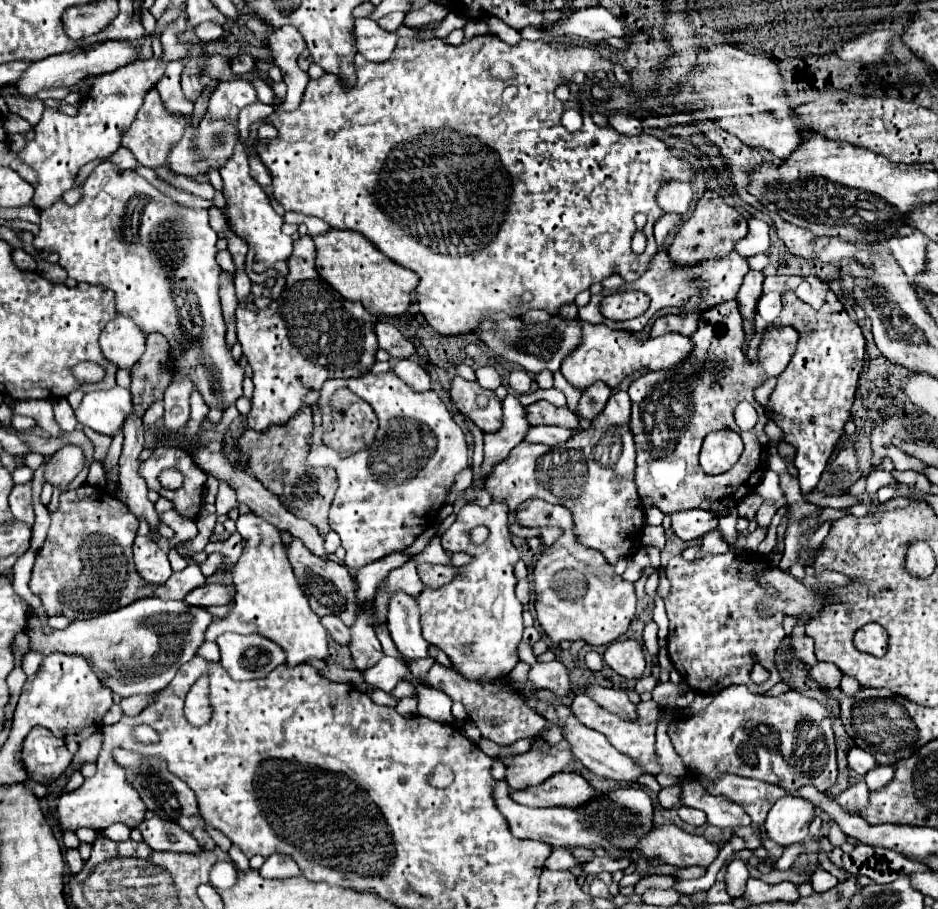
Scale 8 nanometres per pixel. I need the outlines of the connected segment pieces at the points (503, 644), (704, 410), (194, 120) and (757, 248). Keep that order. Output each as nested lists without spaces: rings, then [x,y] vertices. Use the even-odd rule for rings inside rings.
[[[492,500],[490,506],[482,508],[476,504],[468,504],[462,506],[462,510],[458,512],[454,524],[440,536],[442,540],[442,548],[448,552],[468,552],[474,556],[474,560],[464,566],[464,572],[458,574],[452,582],[444,584],[442,588],[424,588],[414,600],[420,606],[420,622],[422,622],[422,636],[428,644],[438,646],[442,652],[446,652],[446,656],[450,658],[450,662],[458,668],[458,672],[462,676],[466,676],[468,680],[496,680],[500,676],[508,676],[508,672],[518,664],[518,644],[522,640],[522,604],[518,602],[518,598],[514,596],[514,586],[516,586],[516,576],[514,576],[514,564],[520,560],[518,550],[514,548],[512,540],[510,540],[510,530],[508,530],[508,508],[504,500]],[[472,526],[488,526],[490,536],[482,546],[474,546],[468,540],[468,530]],[[470,644],[468,650],[464,650],[464,646]]]
[[[730,300],[726,304],[716,304],[714,308],[710,308],[708,312],[702,312],[702,320],[698,324],[698,330],[690,336],[690,340],[696,344],[692,356],[686,360],[686,364],[668,370],[668,372],[660,372],[660,374],[650,374],[650,390],[646,392],[636,392],[636,380],[630,384],[630,388],[634,386],[634,394],[630,394],[632,400],[632,434],[634,434],[634,442],[636,442],[636,486],[638,486],[638,496],[640,500],[650,500],[654,502],[662,512],[680,512],[680,510],[690,510],[690,508],[706,508],[710,512],[714,512],[714,516],[722,516],[728,510],[736,508],[736,504],[742,502],[744,496],[752,494],[760,482],[760,478],[764,476],[762,472],[766,472],[768,464],[766,464],[766,456],[768,456],[768,438],[764,434],[764,426],[768,422],[764,408],[756,402],[754,398],[754,390],[764,384],[770,376],[778,376],[786,364],[790,362],[792,354],[794,354],[794,342],[796,342],[796,334],[792,330],[792,326],[780,329],[770,329],[764,334],[759,345],[759,362],[750,364],[750,360],[744,356],[742,352],[742,344],[744,344],[744,328],[742,328],[742,316],[738,310],[738,302]],[[738,402],[750,402],[756,412],[758,412],[758,424],[744,432],[736,426],[734,422],[734,408]],[[720,428],[730,428],[734,432],[740,434],[742,442],[744,442],[744,452],[740,456],[740,460],[724,474],[716,474],[716,476],[708,476],[702,472],[700,464],[698,464],[698,452],[700,452],[700,444],[704,440],[704,436],[712,430],[720,430]]]
[[[214,80],[214,82],[212,82],[212,86],[206,86],[204,94],[194,102],[194,112],[192,112],[192,116],[190,116],[190,124],[192,124],[192,128],[196,128],[196,126],[198,126],[198,122],[204,118],[204,114],[206,114],[206,106],[208,106],[210,90],[212,90],[216,84],[218,84],[218,80]]]
[[[750,218],[748,220],[748,234],[744,240],[740,240],[736,244],[736,252],[750,258],[754,254],[760,254],[760,252],[766,252],[768,246],[770,246],[770,226],[764,222],[764,220],[758,220],[758,218]]]

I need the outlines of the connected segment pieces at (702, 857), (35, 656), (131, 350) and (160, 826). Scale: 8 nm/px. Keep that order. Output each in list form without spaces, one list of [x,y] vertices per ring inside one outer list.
[[[658,826],[638,842],[644,858],[660,858],[674,866],[702,866],[708,868],[716,856],[718,846],[702,836],[686,834],[678,826]]]
[[[30,650],[28,654],[26,654],[26,658],[24,658],[24,662],[22,662],[22,670],[30,676],[30,674],[34,674],[36,670],[38,670],[38,666],[40,666],[40,660],[44,658],[44,654],[40,654],[40,652],[36,652],[36,650]]]
[[[116,314],[100,334],[100,348],[104,356],[118,368],[132,368],[144,352],[146,334],[130,320],[130,316]]]
[[[158,816],[142,820],[136,828],[142,832],[144,842],[152,850],[186,852],[186,854],[198,854],[202,850],[198,846],[198,842],[186,830],[182,830],[178,824],[162,820]]]

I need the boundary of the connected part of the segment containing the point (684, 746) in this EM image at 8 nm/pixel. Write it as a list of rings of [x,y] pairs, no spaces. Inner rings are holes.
[[[740,684],[728,686],[700,714],[688,720],[676,716],[668,734],[674,734],[674,748],[686,768],[702,772],[710,780],[730,772],[780,784],[788,792],[804,784],[828,792],[836,784],[838,768],[830,712],[816,698],[798,690],[788,690],[780,696],[760,696]],[[806,764],[812,766],[806,770]]]

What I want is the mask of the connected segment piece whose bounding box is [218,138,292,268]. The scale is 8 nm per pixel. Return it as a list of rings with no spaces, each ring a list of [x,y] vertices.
[[[236,138],[234,154],[218,168],[222,182],[224,182],[224,198],[226,198],[226,212],[228,212],[228,222],[232,226],[232,232],[242,238],[250,252],[254,254],[256,262],[262,262],[266,268],[274,268],[278,262],[288,262],[292,256],[292,238],[282,234],[282,216],[278,216],[272,206],[268,196],[264,194],[262,186],[250,176],[250,156],[248,156],[248,142],[242,142]]]

